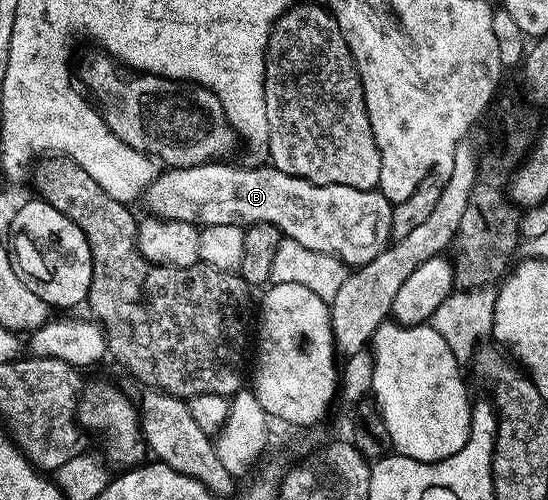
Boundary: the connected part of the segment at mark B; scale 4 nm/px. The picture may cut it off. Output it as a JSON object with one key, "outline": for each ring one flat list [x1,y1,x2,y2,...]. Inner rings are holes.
{"outline":[[209,161,196,167,164,169,153,178,143,192,142,200,155,218,165,221,176,219,180,223,217,227,227,223,236,225,270,223,280,230,281,236,306,245,318,253,334,255,349,268,355,269,373,261,389,247,392,236,392,208,394,204,380,190,363,191,350,185,318,185,290,173,282,173,276,167,227,167,224,161],[300,218,308,219,303,227]]}

